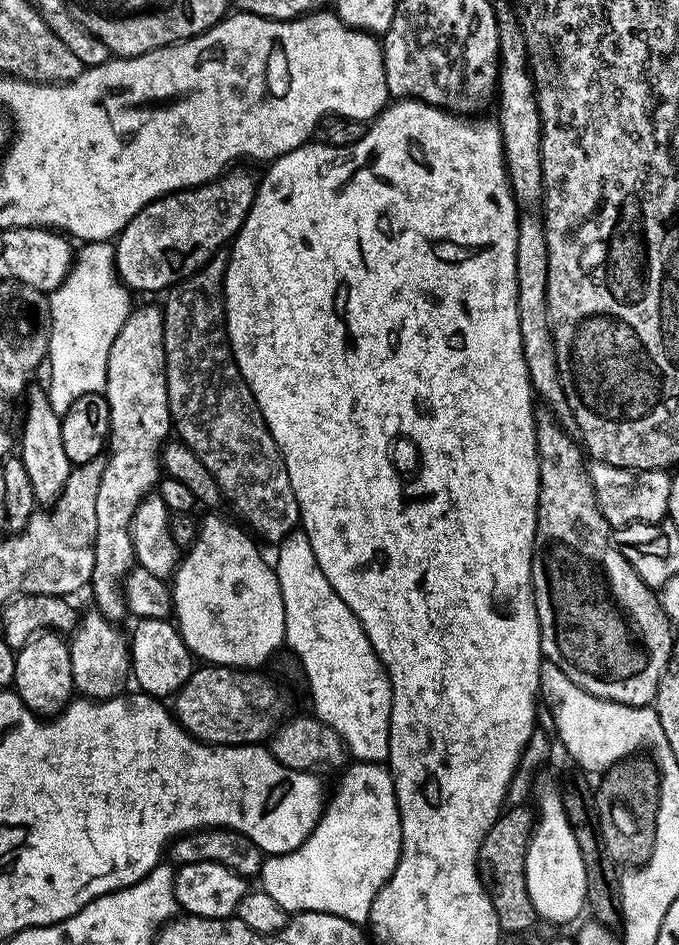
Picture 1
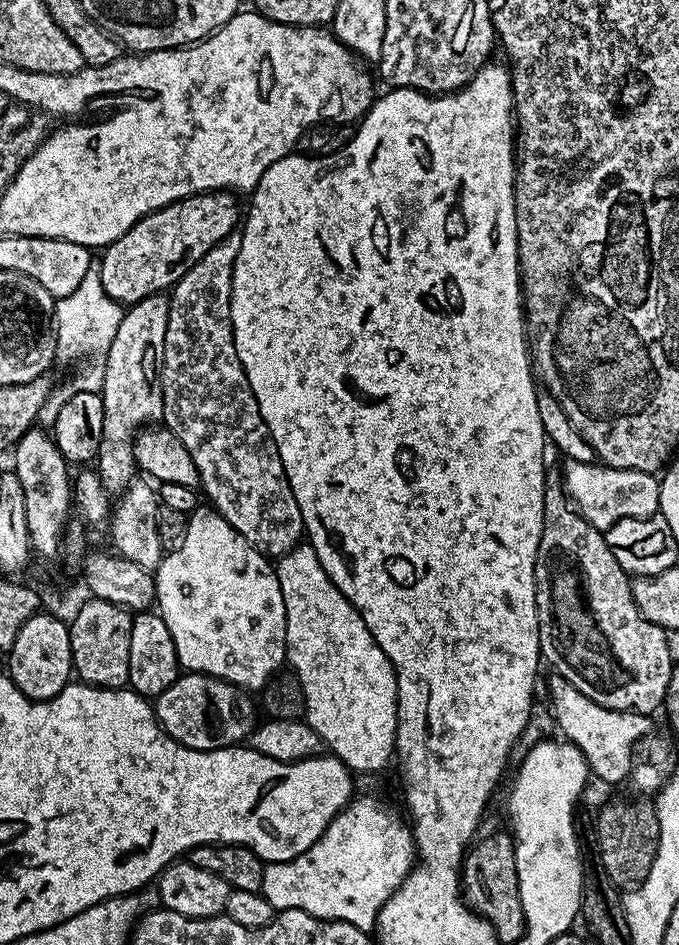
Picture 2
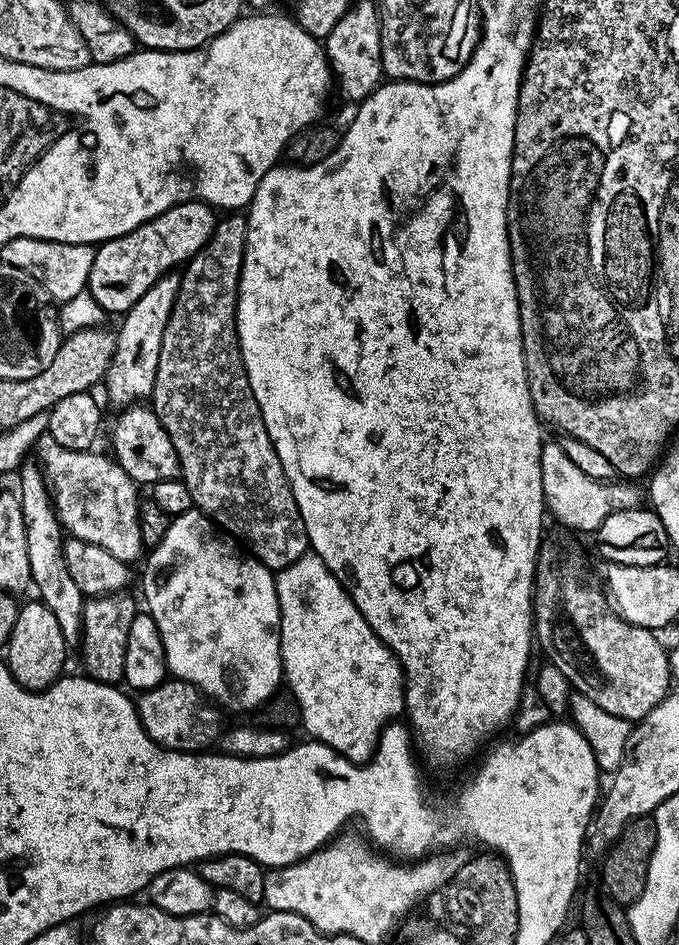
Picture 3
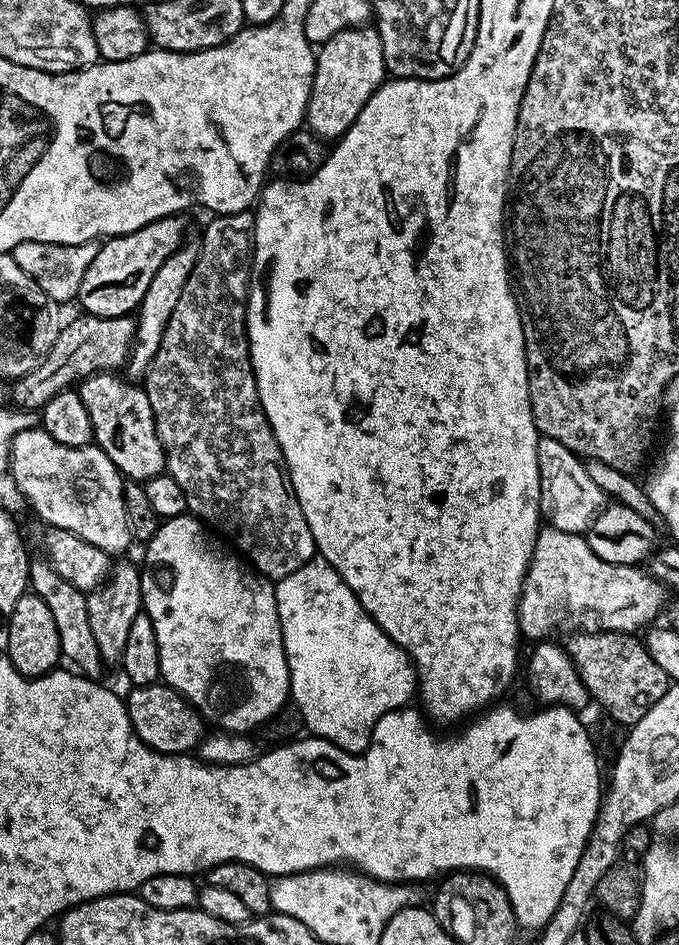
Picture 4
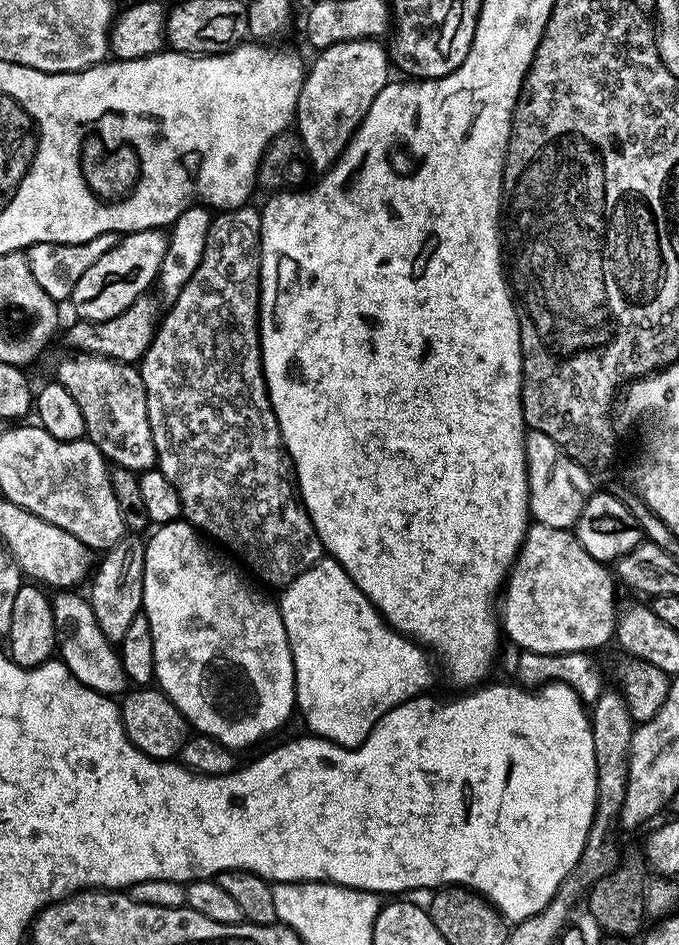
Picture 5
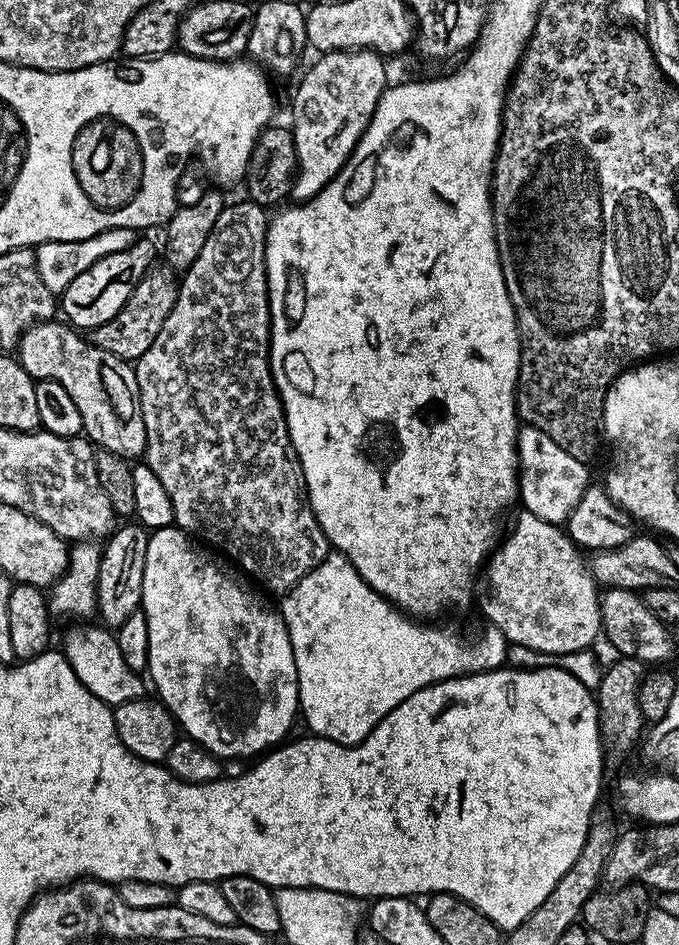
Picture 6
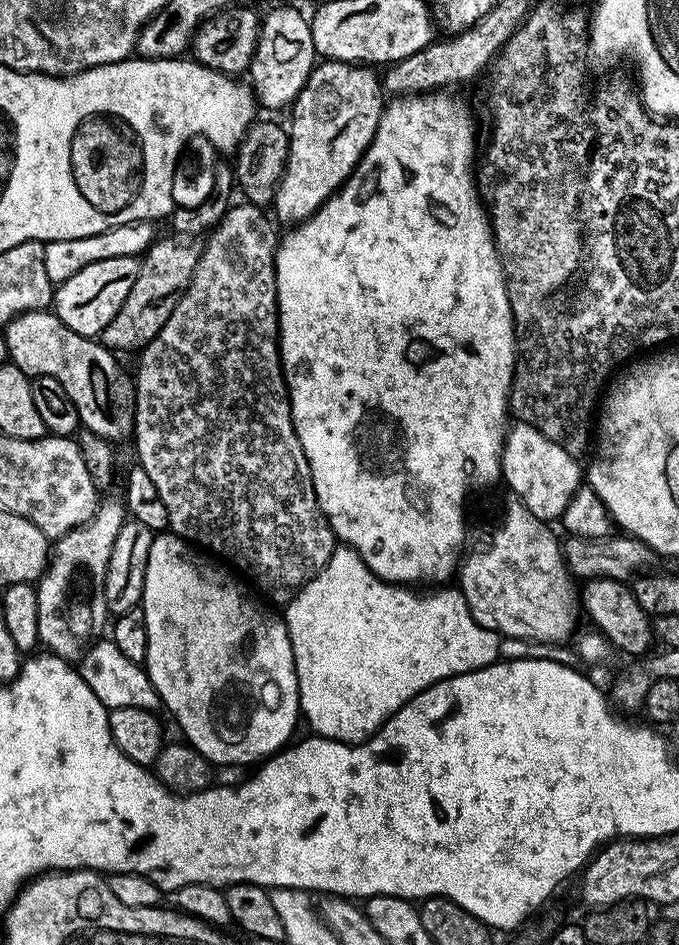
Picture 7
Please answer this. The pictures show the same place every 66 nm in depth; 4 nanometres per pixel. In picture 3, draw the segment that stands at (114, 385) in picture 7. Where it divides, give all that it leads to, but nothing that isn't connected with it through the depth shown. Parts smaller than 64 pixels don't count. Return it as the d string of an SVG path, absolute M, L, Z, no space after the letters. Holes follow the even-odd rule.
M143 403L131 405L119 413L120 417L112 424L112 452L117 464L138 486L151 486L163 480L175 480L180 476L180 459L174 450L174 442L170 442L170 434L156 417L155 411Z

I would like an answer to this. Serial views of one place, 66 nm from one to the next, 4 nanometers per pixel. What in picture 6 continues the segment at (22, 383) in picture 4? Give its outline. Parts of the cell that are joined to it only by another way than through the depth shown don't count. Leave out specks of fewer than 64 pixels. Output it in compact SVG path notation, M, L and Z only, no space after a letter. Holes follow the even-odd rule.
M156 266L143 276L132 288L130 298L110 322L102 322L102 326L91 329L90 339L94 346L106 350L106 354L114 354L120 360L135 362L158 338L158 330L162 330L162 322L174 310L174 302L178 291L178 280L167 267Z

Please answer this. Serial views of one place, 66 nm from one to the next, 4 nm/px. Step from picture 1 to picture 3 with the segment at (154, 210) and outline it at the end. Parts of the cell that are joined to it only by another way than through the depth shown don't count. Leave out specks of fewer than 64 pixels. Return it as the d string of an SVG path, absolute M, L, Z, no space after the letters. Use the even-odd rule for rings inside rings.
M187 200L167 208L153 220L148 220L132 232L116 240L105 240L96 248L94 266L90 266L90 278L86 291L93 296L105 313L123 314L162 278L188 263L206 246L212 231L216 229L218 216L212 205L200 200Z

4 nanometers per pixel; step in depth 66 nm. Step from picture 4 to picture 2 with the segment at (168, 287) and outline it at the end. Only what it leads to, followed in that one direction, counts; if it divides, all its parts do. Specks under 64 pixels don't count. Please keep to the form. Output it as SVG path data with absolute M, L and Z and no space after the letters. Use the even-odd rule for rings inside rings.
M167 295L142 298L125 311L109 353L106 354L104 387L99 391L104 407L102 438L94 464L104 484L104 491L109 494L123 493L137 475L132 449L137 432L163 417L162 362L166 350L166 322L169 318Z

